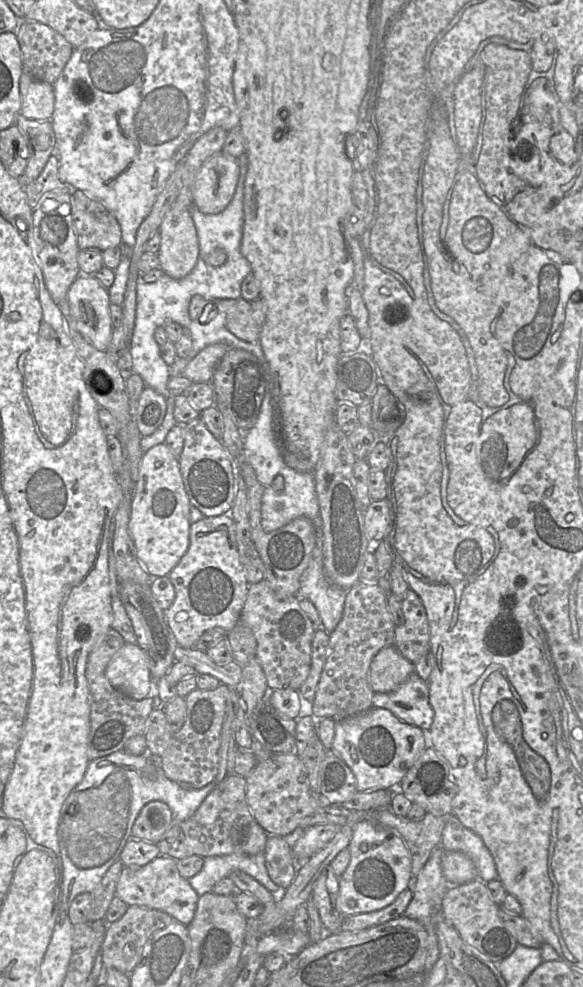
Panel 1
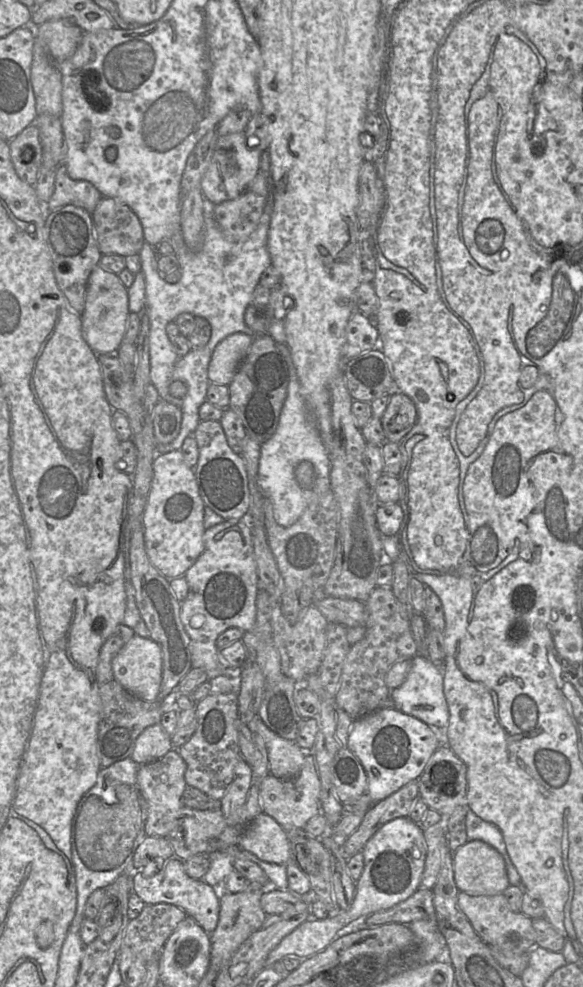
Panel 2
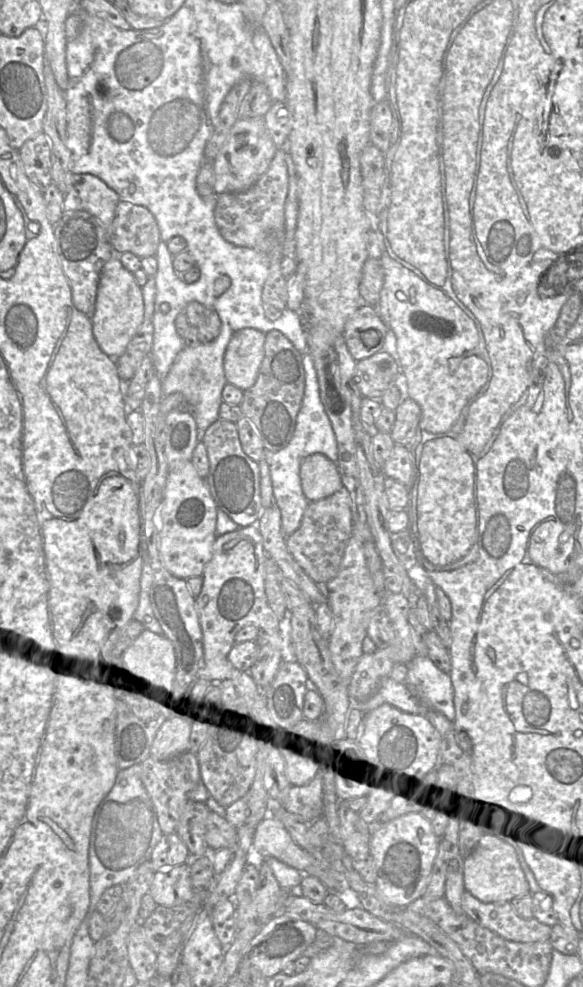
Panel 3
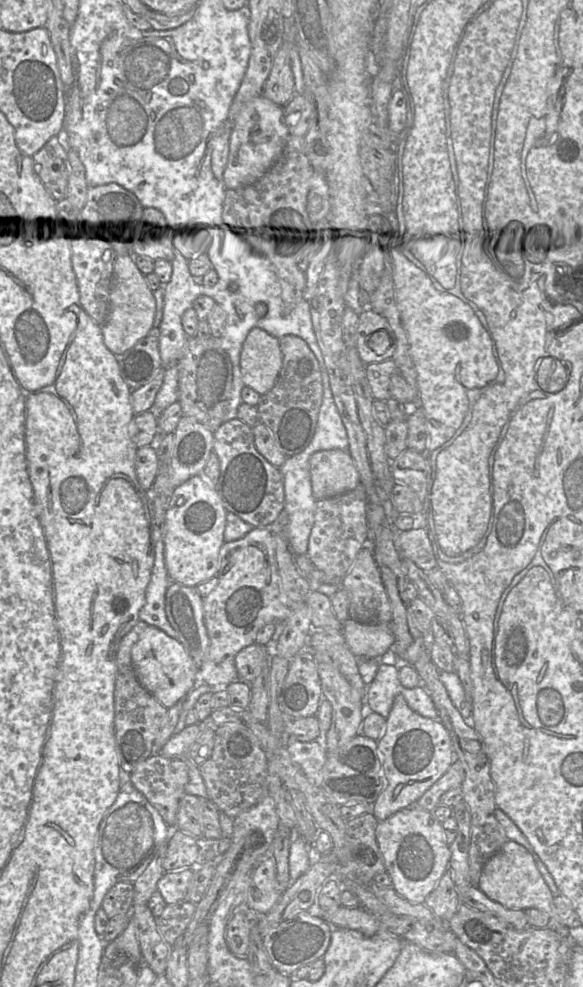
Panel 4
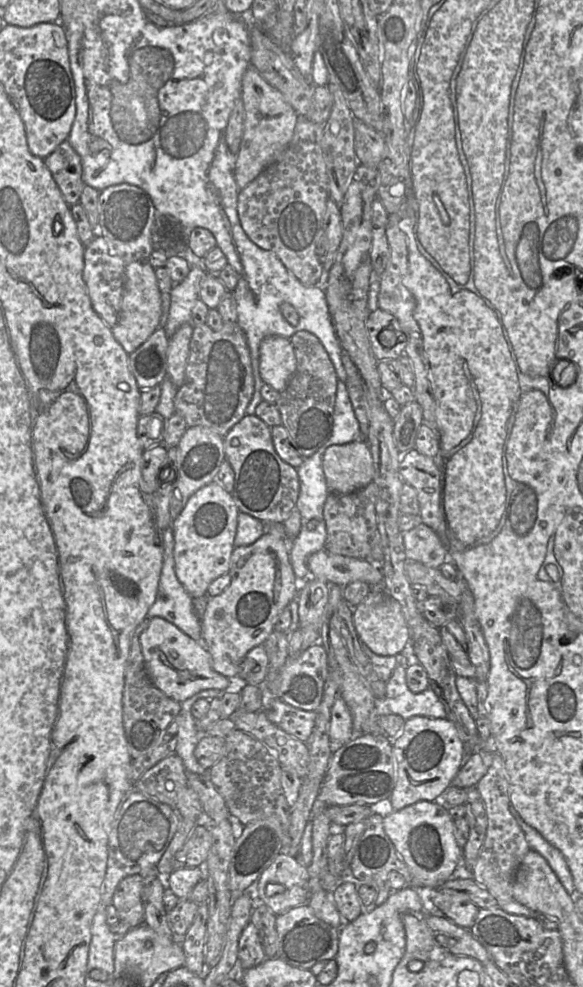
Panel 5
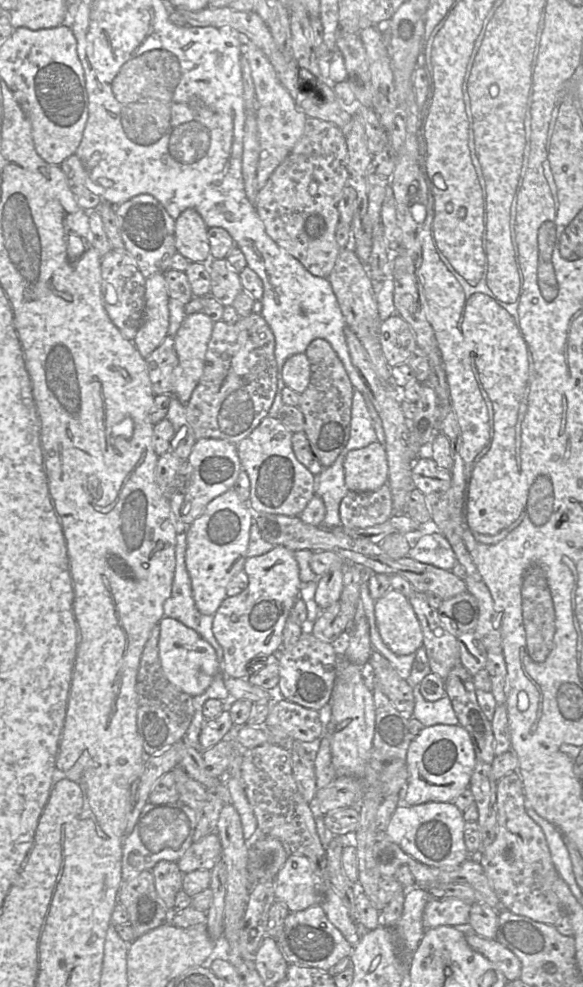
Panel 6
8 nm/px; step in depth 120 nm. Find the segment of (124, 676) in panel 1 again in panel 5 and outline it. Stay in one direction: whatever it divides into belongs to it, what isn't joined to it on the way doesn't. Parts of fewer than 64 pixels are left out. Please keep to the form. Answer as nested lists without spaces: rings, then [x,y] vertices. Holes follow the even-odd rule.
[[[160,617],[147,621],[140,635],[140,646],[151,682],[169,698],[182,703],[207,689],[226,691],[234,685],[231,679],[212,668],[211,657],[201,641],[195,641],[174,624]]]

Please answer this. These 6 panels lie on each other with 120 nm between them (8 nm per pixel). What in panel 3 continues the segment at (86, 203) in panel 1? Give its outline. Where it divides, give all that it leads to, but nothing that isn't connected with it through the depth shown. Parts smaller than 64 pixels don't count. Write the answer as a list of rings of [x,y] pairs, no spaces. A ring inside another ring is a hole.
[[[120,201],[115,217],[108,230],[110,244],[115,255],[131,253],[139,258],[155,257],[161,237],[158,223],[154,215],[143,206]]]

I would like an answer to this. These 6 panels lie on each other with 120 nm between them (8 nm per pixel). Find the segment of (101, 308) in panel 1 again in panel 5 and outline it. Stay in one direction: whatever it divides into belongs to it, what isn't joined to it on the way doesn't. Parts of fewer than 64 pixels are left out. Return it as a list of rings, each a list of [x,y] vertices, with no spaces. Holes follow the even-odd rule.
[[[133,261],[126,265],[124,290],[117,324],[112,334],[123,349],[131,354],[159,327],[162,307],[161,292],[157,285],[155,268],[147,261]]]

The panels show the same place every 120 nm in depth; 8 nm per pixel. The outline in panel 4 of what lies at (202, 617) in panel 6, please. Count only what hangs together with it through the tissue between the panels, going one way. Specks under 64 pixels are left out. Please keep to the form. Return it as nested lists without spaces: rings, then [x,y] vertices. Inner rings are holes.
[[[164,535],[155,546],[155,560],[145,595],[145,604],[139,611],[139,620],[154,626],[172,638],[176,632],[172,629],[165,613],[165,595],[168,586],[173,582],[167,573],[164,555]]]

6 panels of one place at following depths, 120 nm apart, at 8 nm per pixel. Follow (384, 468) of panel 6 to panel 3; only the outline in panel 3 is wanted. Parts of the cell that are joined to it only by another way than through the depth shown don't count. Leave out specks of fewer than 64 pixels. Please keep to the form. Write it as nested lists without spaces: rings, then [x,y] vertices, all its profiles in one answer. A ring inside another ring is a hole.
[[[319,453],[303,459],[300,480],[302,491],[309,502],[324,499],[343,488],[336,462]]]

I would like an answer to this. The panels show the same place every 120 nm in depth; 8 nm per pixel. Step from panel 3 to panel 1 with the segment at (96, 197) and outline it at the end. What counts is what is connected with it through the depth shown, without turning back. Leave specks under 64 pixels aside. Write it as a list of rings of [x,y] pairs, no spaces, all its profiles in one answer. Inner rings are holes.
[[[52,155],[40,175],[32,182],[23,182],[23,189],[34,216],[34,208],[53,210],[58,203],[69,202],[77,189],[60,180],[59,161]]]

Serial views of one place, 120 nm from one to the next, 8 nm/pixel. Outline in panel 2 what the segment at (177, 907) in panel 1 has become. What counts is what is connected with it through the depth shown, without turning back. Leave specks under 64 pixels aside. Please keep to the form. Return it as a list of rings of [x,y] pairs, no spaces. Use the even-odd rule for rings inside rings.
[[[173,857],[169,860],[167,860],[161,867],[160,871],[155,874],[154,876],[144,876],[142,874],[139,874],[136,872],[136,870],[134,870],[134,872],[131,872],[131,873],[125,873],[125,874],[130,874],[132,877],[133,877],[133,891],[135,894],[137,894],[137,896],[139,896],[146,905],[155,905],[155,904],[171,904],[171,905],[174,905],[174,906],[177,906],[181,909],[183,909],[187,916],[188,917],[191,917],[193,918],[207,933],[212,933],[216,926],[217,926],[217,923],[218,923],[218,920],[219,920],[219,912],[220,912],[220,891],[218,888],[214,888],[212,886],[210,886],[209,884],[203,882],[202,880],[196,880],[196,879],[193,879],[191,877],[189,877],[187,875],[187,873],[185,872],[185,869],[184,869],[184,866],[183,866],[183,861],[176,858],[176,857]]]

